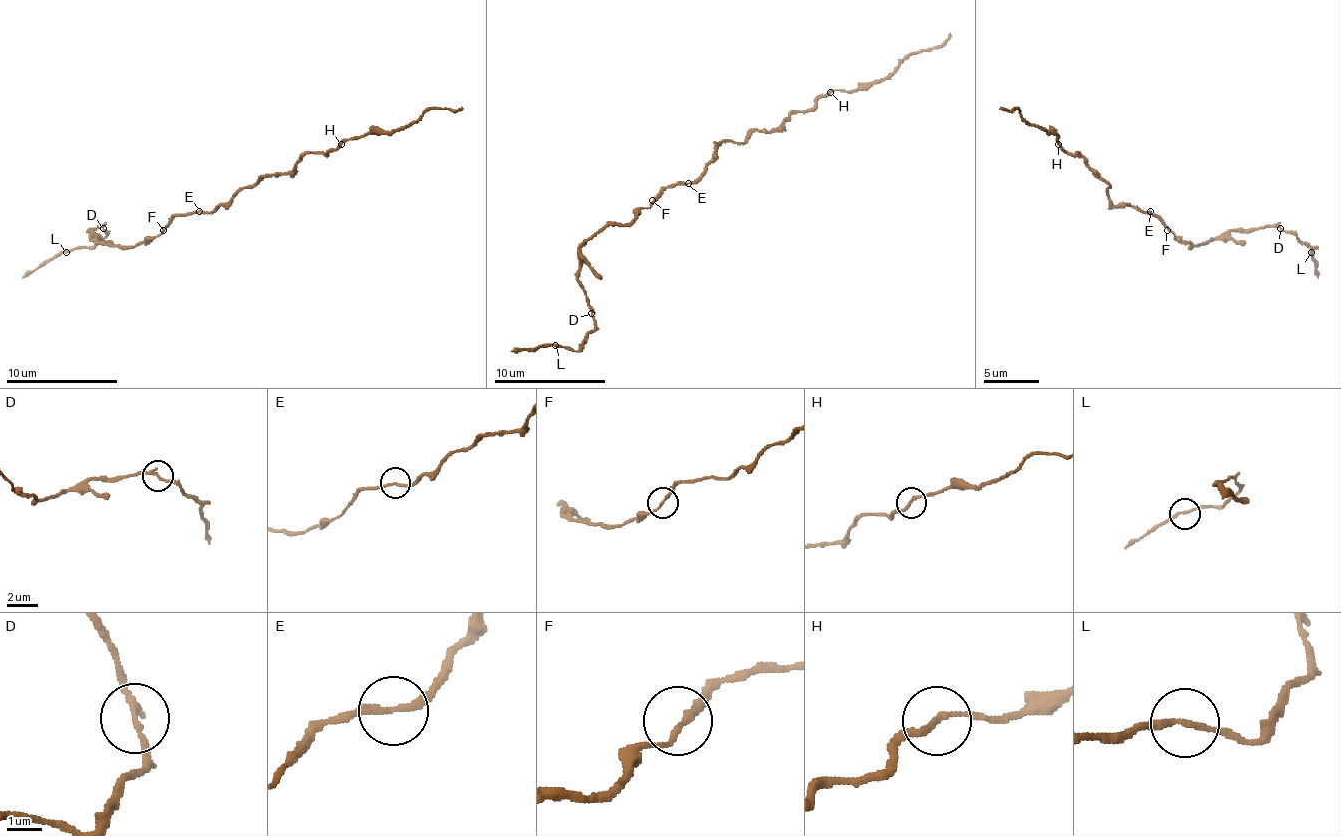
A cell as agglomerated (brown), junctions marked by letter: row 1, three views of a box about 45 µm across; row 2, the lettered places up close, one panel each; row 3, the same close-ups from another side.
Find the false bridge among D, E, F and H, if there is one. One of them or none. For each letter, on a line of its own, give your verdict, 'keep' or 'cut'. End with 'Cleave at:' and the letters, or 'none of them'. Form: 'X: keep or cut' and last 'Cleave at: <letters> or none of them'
D: keep
E: keep
F: keep
H: keep
Cleave at: none of them

